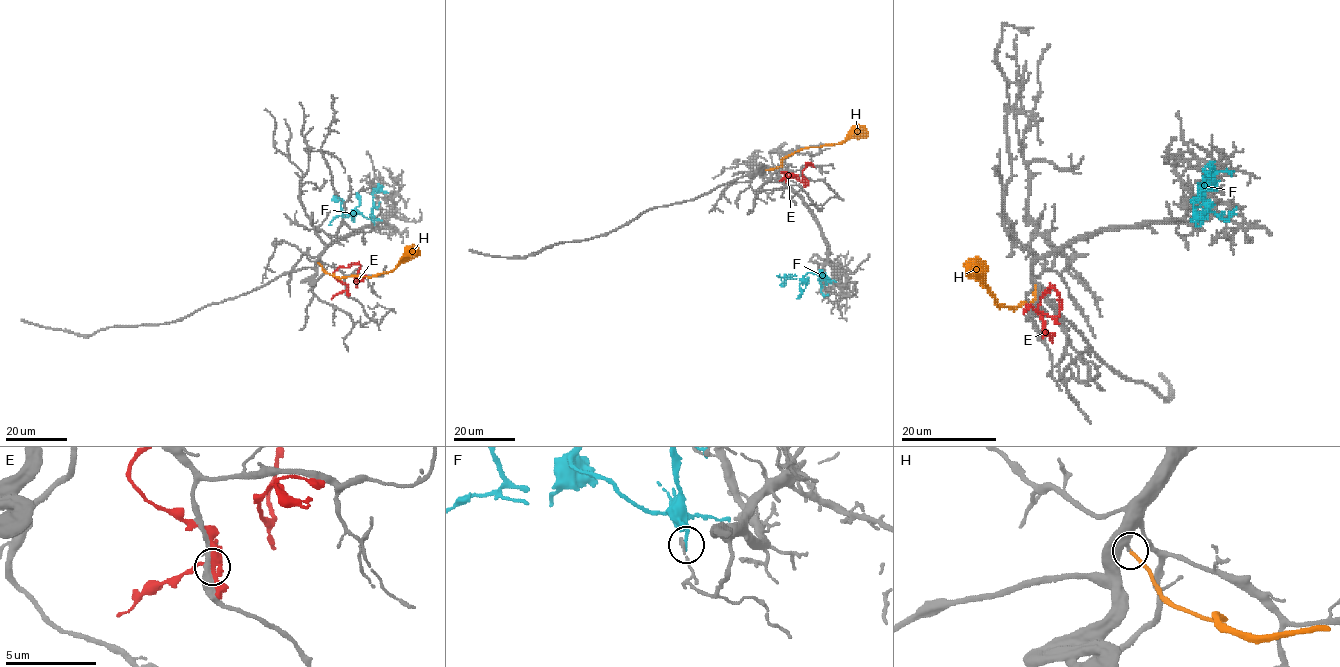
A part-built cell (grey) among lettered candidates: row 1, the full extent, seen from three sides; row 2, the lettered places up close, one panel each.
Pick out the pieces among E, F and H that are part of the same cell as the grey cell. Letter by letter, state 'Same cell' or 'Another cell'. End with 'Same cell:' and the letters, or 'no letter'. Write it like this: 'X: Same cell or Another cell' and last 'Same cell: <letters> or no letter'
E: Another cell
F: Another cell
H: Same cell
Same cell: H

